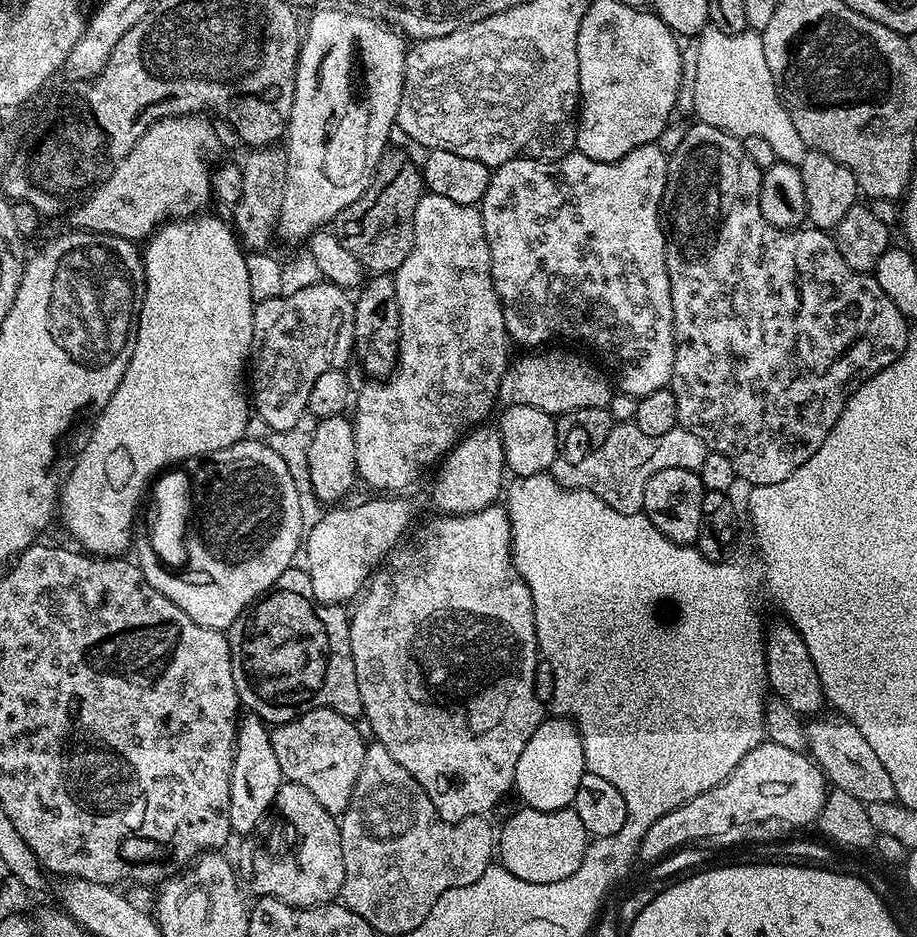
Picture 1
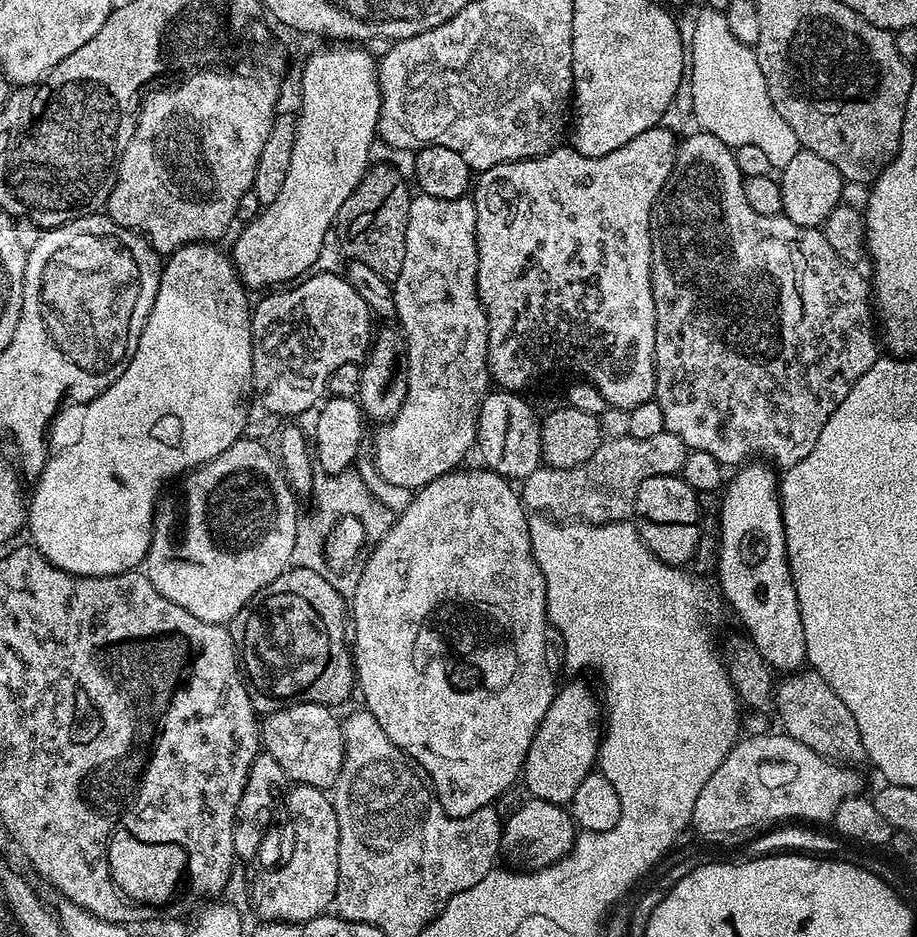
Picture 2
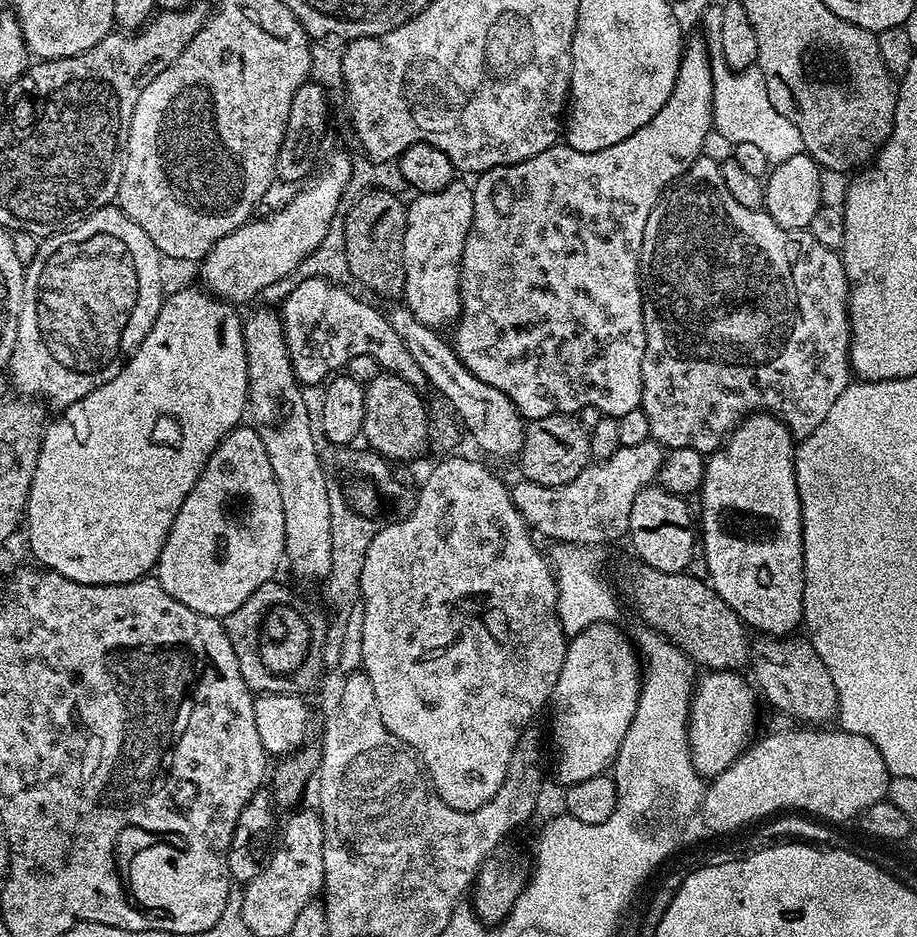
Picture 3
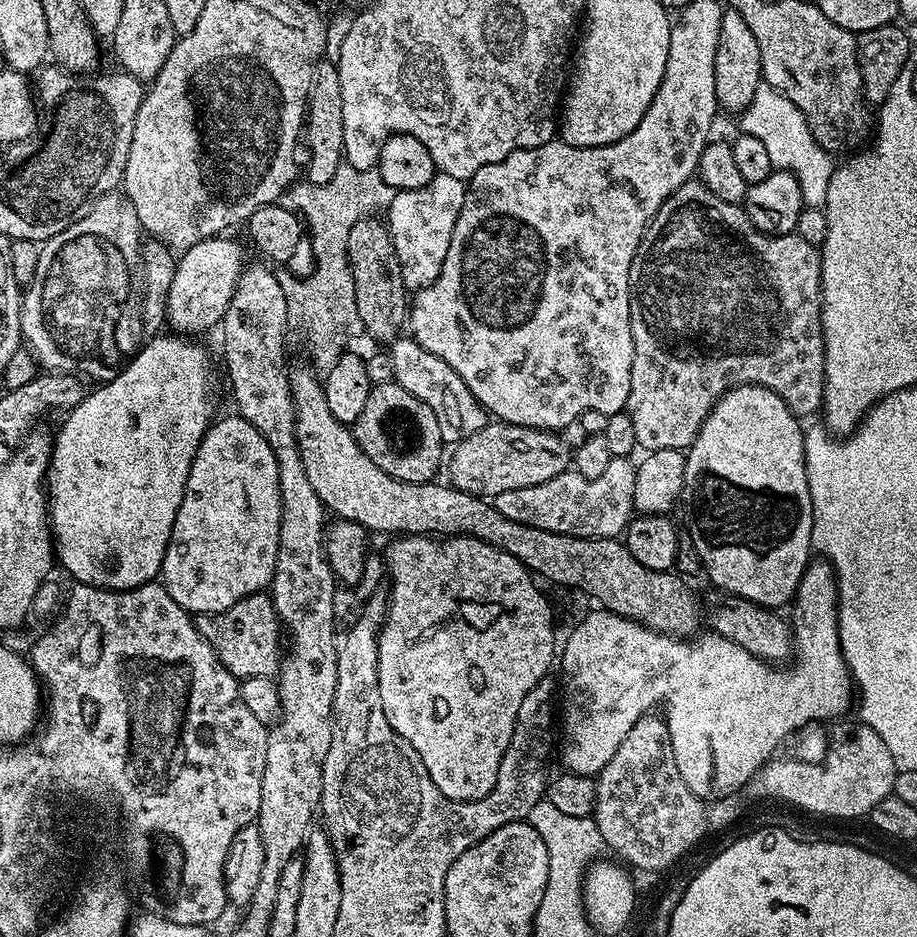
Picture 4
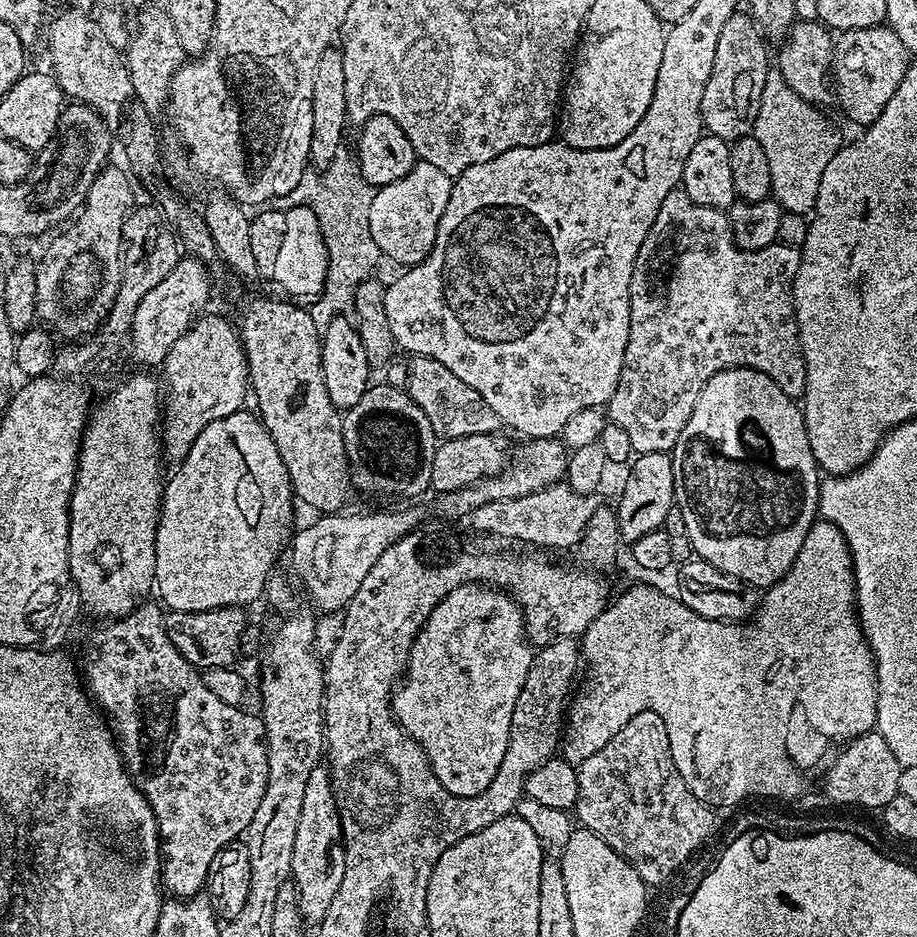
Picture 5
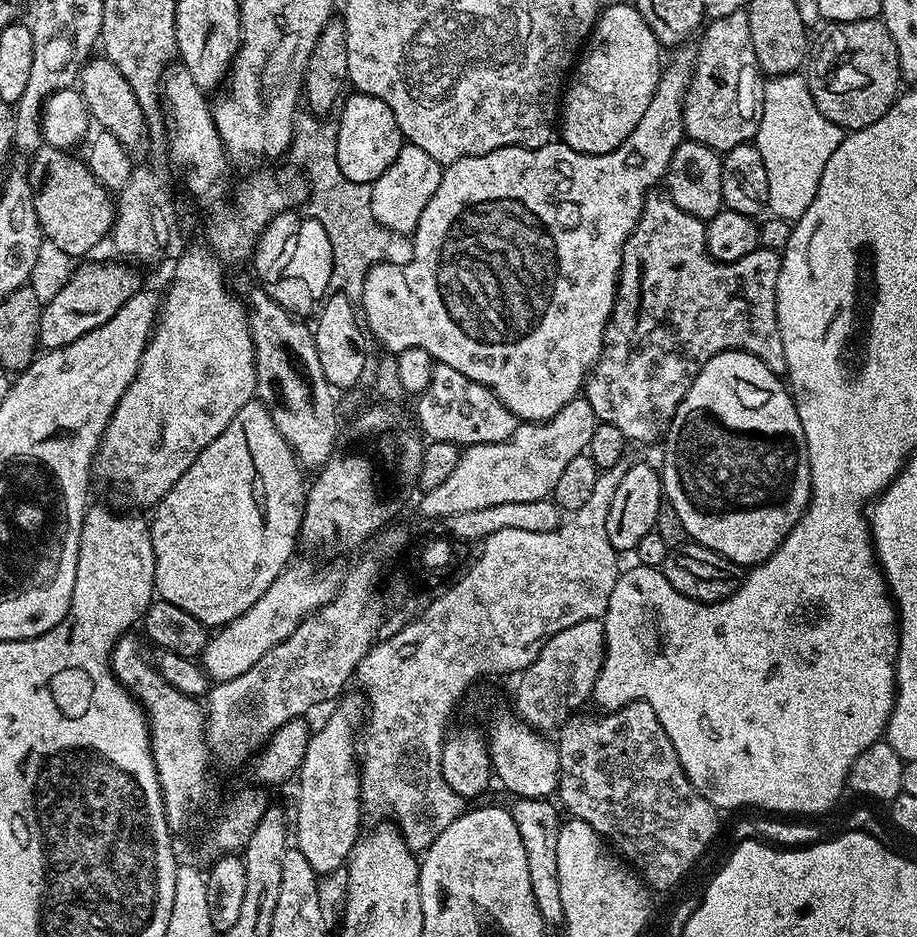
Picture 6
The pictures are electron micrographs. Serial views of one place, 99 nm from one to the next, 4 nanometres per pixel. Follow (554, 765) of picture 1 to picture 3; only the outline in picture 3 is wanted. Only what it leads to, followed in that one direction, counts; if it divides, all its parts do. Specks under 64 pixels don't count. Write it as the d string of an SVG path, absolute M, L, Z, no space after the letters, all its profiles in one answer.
M612 622L591 624L568 640L562 674L558 674L550 701L552 748L556 751L556 772L561 785L581 784L586 778L605 775L613 767L622 738L632 721L636 700L640 697L642 661L633 641L629 637L627 640L616 626Z

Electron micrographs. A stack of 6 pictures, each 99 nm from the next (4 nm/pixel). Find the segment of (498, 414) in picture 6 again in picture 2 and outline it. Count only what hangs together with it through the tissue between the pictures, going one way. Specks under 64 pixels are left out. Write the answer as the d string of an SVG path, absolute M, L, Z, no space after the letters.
M320 272L308 274L299 282L293 283L291 286L285 287L281 296L268 296L272 294L264 294L260 301L255 301L252 308L252 392L260 399L260 404L268 412L273 412L276 416L292 416L298 418L304 411L317 407L321 403L322 397L328 392L328 379L330 374L334 374L334 370L338 370L338 366L346 366L363 361L370 351L370 345L374 339L374 315L368 308L366 302L362 300L361 295L354 290L348 279L343 275L335 276L332 272Z

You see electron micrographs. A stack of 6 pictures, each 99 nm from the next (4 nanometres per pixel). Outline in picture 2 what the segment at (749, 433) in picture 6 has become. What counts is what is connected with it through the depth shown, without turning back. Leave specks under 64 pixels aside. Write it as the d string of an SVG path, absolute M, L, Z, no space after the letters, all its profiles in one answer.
M745 462L733 472L736 473L733 476L731 473L727 477L722 488L724 497L720 500L720 532L718 531L720 557L716 563L714 576L715 579L720 579L718 588L727 607L729 604L736 611L741 626L745 628L741 629L756 647L758 654L762 654L768 667L780 674L799 671L805 667L808 658L806 634L802 630L802 614L798 610L798 598L786 554L786 534L780 509L778 476L764 462Z

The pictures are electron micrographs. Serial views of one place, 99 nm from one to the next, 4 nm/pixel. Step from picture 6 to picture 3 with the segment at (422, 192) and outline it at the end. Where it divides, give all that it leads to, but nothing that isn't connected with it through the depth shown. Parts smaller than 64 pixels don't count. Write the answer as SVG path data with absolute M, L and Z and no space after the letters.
M460 178L453 179L450 186L446 186L437 192L425 192L417 195L416 201L413 204L407 205L408 217L406 218L406 230L404 231L404 295L402 297L403 303L407 308L413 312L418 322L422 322L425 326L432 329L443 329L443 324L451 325L453 322L460 319L460 259L462 258L462 250L464 243L468 237L468 231L472 225L474 218L474 198L472 197L473 185L471 183L463 184Z

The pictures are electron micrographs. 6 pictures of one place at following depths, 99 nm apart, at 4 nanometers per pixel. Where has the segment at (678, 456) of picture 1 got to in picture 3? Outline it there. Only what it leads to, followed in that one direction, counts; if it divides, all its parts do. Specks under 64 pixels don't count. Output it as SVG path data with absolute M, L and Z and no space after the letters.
M649 438L642 446L621 447L610 458L589 463L569 484L542 486L521 479L520 484L511 485L512 502L529 529L556 540L552 542L601 546L611 540L623 541L630 526L630 506L634 506L634 498L643 488L657 479L665 455L665 449Z

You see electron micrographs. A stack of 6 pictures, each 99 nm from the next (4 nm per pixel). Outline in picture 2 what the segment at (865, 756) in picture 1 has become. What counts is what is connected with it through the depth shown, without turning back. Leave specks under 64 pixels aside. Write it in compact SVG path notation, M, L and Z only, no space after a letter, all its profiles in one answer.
M799 670L781 680L784 681L781 684L779 681L774 688L774 712L780 715L783 735L802 742L802 746L810 746L810 750L828 760L835 760L837 764L859 765L865 754L858 722L854 722L854 714L846 710L846 702L830 690L826 678L811 670Z

